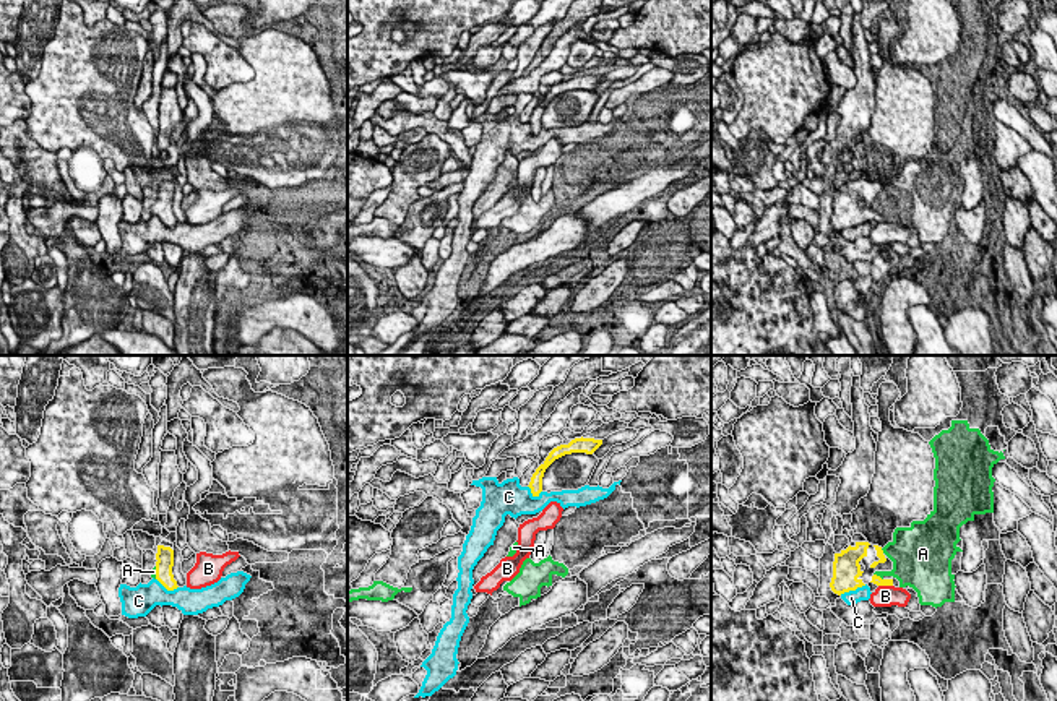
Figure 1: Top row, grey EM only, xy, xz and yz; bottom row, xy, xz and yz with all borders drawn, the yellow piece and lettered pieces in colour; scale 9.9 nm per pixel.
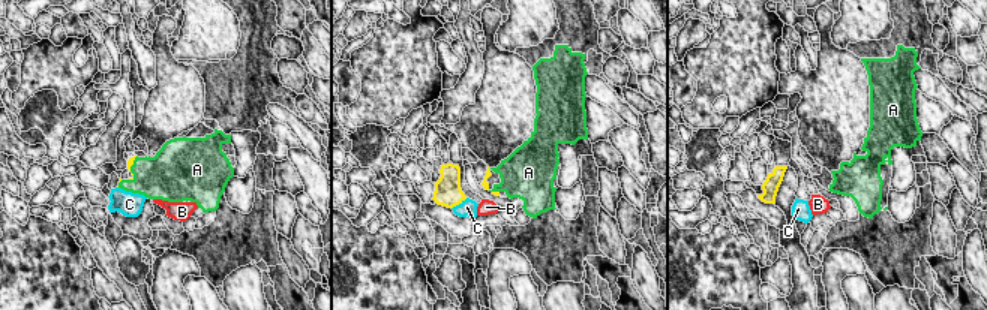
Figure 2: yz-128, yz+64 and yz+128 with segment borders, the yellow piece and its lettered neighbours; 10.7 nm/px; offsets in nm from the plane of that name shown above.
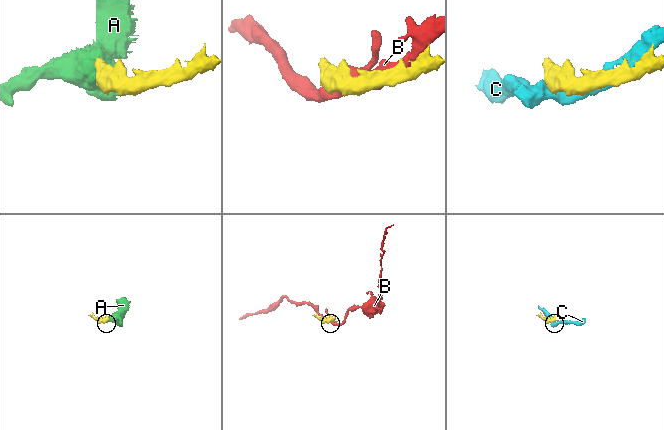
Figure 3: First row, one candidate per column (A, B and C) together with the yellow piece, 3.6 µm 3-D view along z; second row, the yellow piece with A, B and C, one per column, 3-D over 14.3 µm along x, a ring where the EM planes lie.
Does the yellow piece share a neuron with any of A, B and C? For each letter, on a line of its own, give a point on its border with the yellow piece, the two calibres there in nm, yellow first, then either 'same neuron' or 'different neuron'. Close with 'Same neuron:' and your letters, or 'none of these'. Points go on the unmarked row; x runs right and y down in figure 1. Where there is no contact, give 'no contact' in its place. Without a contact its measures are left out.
A: contact yz (879, 213); calibres 90 and 220 nm; same neuron
B: contact yz (885, 221); calibres 90 and 220 nm; different neuron
C: contact yz (853, 226); calibres 280 and 140 nm; different neuron
Same neuron: A

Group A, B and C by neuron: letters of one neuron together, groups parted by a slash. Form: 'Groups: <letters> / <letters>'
Groups: A / B / C

